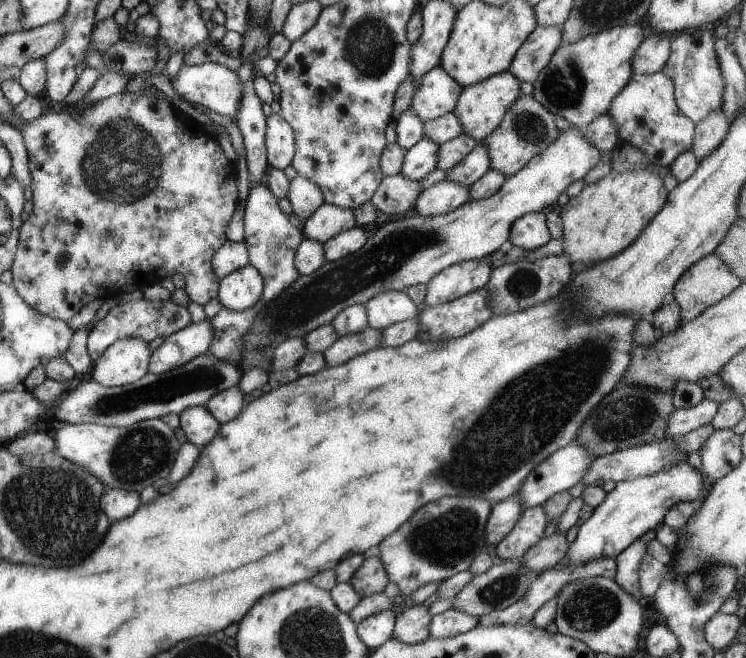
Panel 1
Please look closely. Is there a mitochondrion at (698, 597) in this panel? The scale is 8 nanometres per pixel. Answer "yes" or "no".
yes

